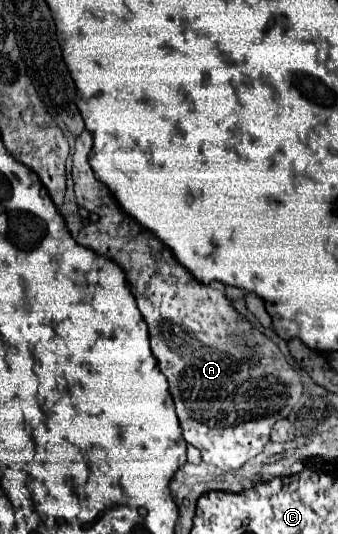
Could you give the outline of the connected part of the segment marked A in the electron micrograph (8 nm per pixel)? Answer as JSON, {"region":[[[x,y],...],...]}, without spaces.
{"region":[[[83,131],[77,137],[71,175],[75,183],[77,203],[85,207],[87,211],[97,213],[99,221],[91,223],[89,227],[83,227],[79,231],[77,243],[83,247],[91,247],[93,251],[97,251],[99,255],[105,255],[107,259],[115,261],[123,269],[127,283],[135,295],[137,307],[145,323],[149,325],[151,351],[159,361],[161,373],[169,381],[169,393],[175,401],[175,411],[177,411],[185,441],[189,445],[195,445],[201,451],[205,463],[211,463],[219,467],[221,471],[235,471],[243,467],[245,461],[249,461],[251,457],[263,451],[275,421],[287,417],[291,409],[295,407],[295,403],[301,399],[303,385],[301,385],[299,373],[287,363],[285,355],[269,337],[265,337],[259,329],[247,323],[231,307],[231,303],[225,299],[223,283],[213,281],[205,285],[197,281],[183,265],[177,263],[173,253],[151,231],[141,227],[125,211],[119,209],[109,189],[95,179],[93,169],[87,163],[91,143],[93,143],[93,137],[89,131]]]}

